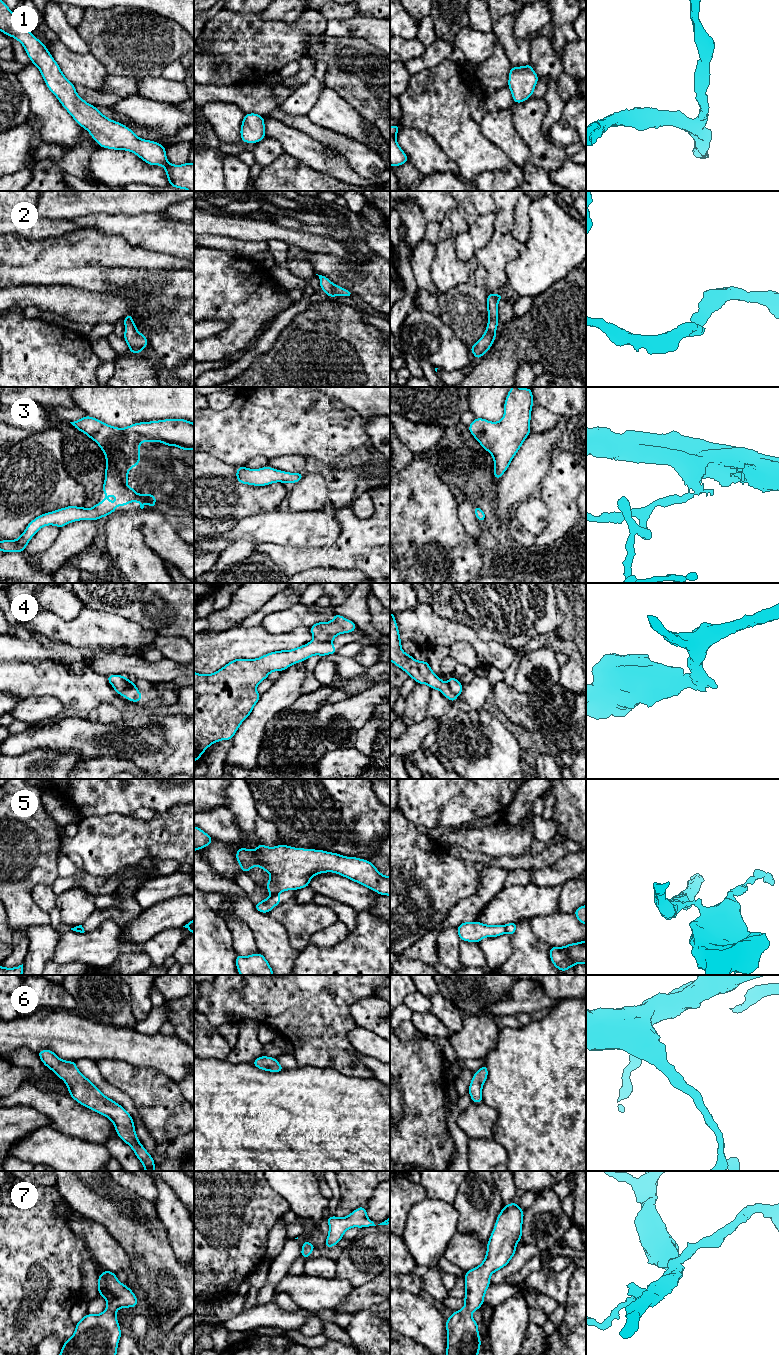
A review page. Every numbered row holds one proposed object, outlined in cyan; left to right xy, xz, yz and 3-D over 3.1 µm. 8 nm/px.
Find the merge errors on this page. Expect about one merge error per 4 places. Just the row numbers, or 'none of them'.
4, 5

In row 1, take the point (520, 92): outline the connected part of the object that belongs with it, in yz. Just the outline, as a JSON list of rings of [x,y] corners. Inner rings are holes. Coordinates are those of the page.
[[[531,64],[521,67],[512,66],[509,72],[508,87],[513,96],[513,103],[522,103],[533,95],[539,80]]]

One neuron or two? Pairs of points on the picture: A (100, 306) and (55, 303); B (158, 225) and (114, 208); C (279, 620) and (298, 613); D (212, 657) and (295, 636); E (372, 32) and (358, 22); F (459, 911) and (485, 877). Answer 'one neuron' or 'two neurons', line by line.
A: one neuron
B: two neurons
C: one neuron
D: one neuron
E: one neuron
F: one neuron

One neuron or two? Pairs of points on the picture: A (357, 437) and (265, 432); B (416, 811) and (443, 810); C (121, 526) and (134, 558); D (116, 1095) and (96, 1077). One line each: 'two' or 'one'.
A: one
B: one
C: one
D: one

